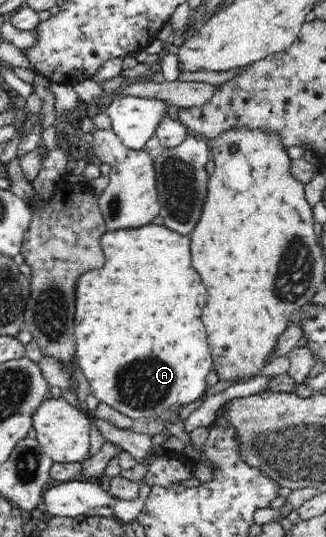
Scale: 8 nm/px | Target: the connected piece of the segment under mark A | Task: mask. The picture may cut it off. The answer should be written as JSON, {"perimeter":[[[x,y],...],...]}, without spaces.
{"perimeter":[[[147,224],[136,228],[123,228],[107,230],[101,237],[100,242],[105,254],[103,267],[91,269],[87,273],[79,276],[76,283],[75,297],[76,310],[74,313],[74,331],[77,341],[77,363],[85,378],[89,381],[91,394],[99,399],[101,403],[109,405],[112,409],[119,411],[124,417],[131,419],[141,419],[141,417],[157,418],[161,417],[163,411],[180,405],[184,407],[200,399],[206,391],[207,375],[213,369],[213,357],[211,349],[207,344],[207,331],[203,329],[201,321],[201,309],[207,299],[207,291],[201,283],[199,273],[191,267],[191,247],[189,247],[189,237],[179,235],[179,232],[169,229],[165,225]]]}

